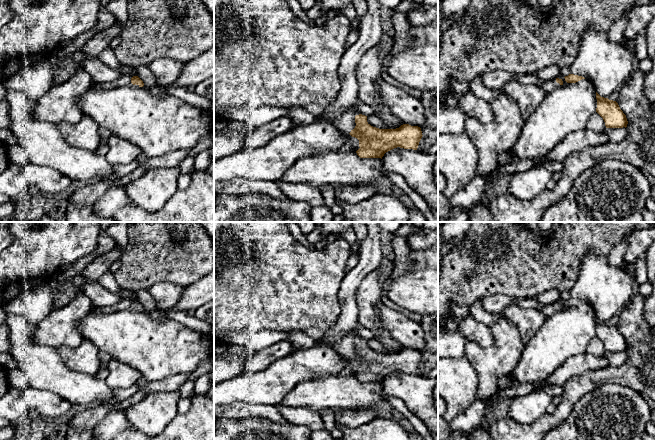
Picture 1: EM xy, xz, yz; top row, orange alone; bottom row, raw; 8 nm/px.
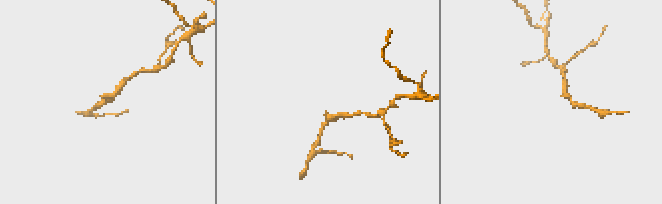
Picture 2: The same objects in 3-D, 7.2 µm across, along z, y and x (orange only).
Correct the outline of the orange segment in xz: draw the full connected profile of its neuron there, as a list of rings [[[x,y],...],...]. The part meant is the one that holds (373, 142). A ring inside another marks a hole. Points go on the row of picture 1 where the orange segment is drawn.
[[[355,104],[350,106],[347,111],[338,118],[335,125],[340,131],[349,133],[352,137],[359,140],[360,148],[356,153],[360,158],[382,159],[386,152],[397,147],[417,150],[419,142],[423,136],[420,127],[411,126],[409,124],[403,124],[396,129],[379,129],[373,127],[367,122],[367,116],[358,112]]]

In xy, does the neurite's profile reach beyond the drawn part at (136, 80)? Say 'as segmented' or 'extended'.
extended

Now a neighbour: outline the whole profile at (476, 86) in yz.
[[[480,76],[475,77],[469,83],[469,90],[472,91],[476,96],[482,98],[488,102],[499,97],[503,90],[501,89],[491,89],[483,85]]]

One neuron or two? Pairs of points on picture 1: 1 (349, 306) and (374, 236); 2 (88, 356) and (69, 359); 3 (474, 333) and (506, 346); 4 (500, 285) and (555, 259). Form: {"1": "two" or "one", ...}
{"1": "one", "2": "one", "3": "two", "4": "one"}

